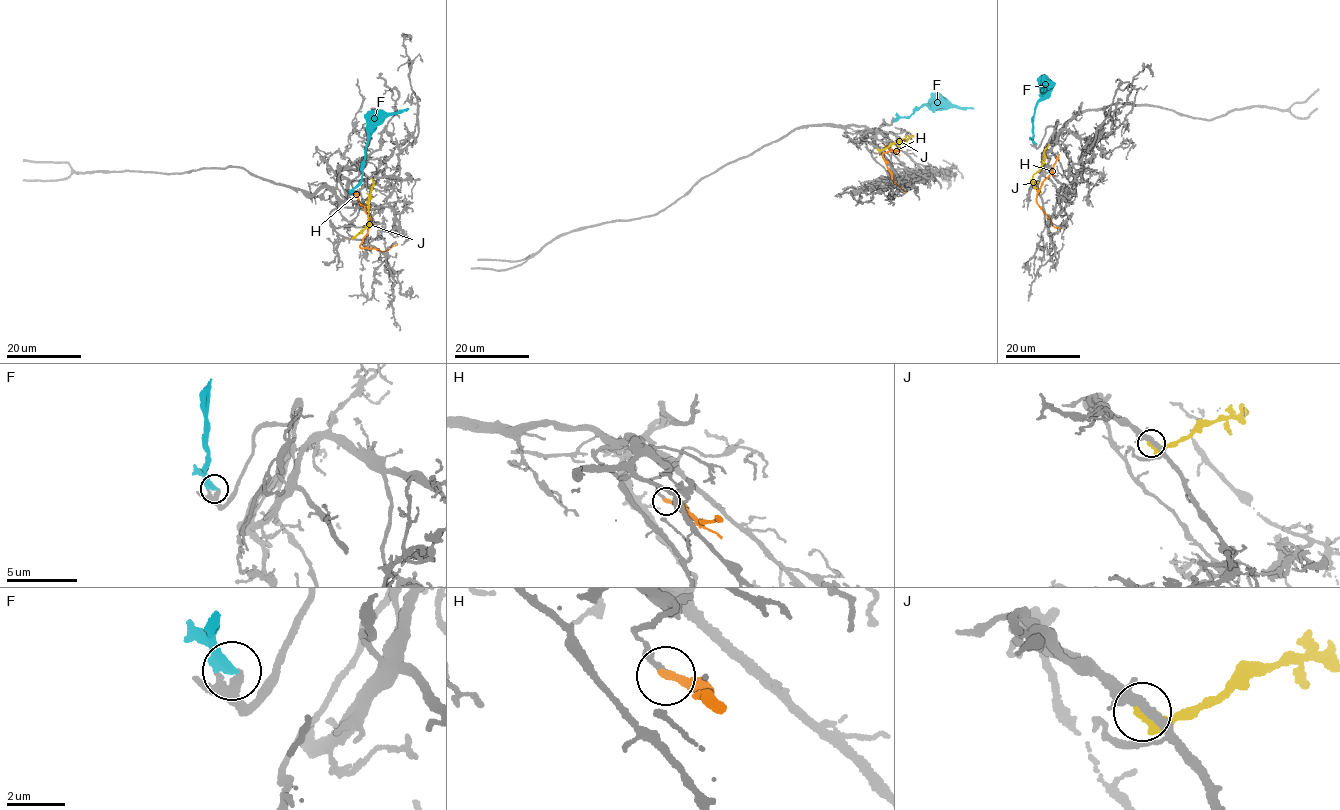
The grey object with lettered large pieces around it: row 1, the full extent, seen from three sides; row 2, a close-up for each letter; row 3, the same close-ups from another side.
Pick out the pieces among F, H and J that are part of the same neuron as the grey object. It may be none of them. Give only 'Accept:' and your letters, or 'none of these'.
Accept: F

